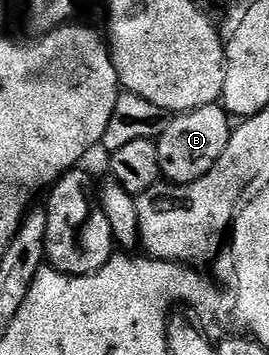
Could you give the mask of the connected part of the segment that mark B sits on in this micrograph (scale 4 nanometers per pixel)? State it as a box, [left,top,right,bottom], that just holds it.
[156,105,231,182]

